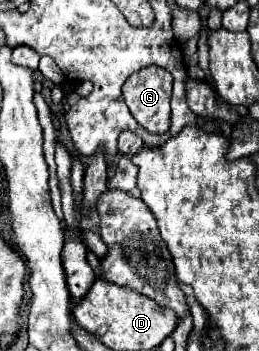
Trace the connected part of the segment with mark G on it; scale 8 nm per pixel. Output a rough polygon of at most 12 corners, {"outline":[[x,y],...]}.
{"outline":[[144,67],[122,85],[148,133],[170,129],[170,73]]}

